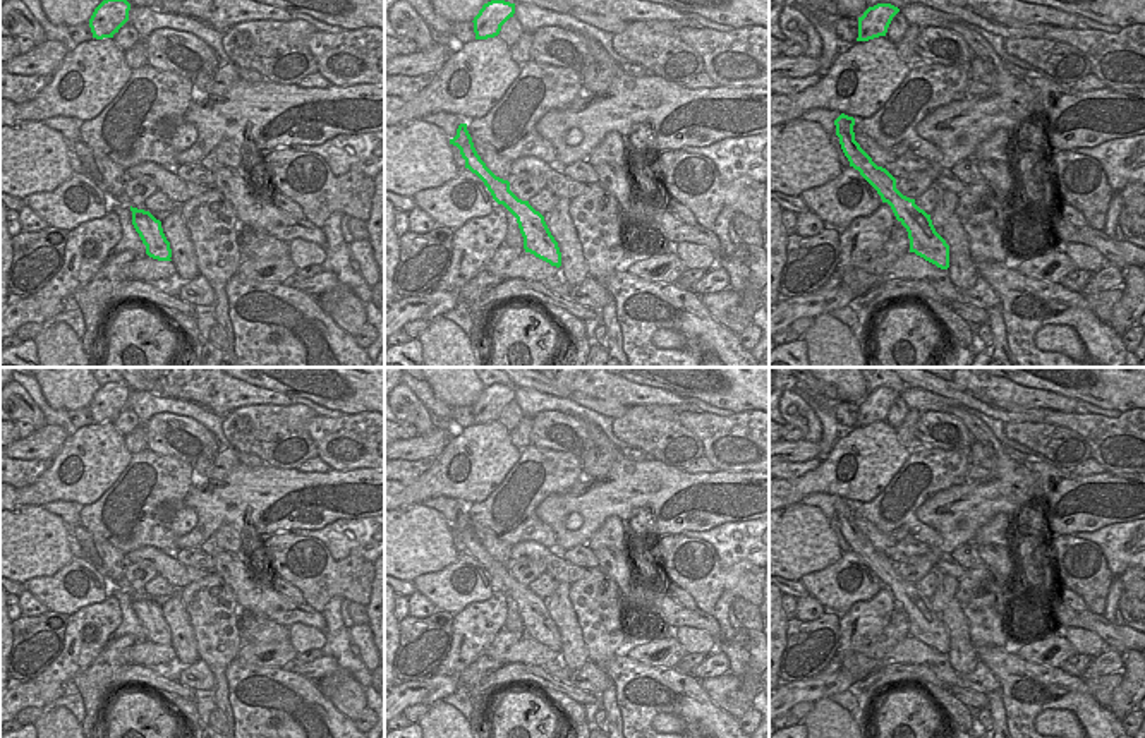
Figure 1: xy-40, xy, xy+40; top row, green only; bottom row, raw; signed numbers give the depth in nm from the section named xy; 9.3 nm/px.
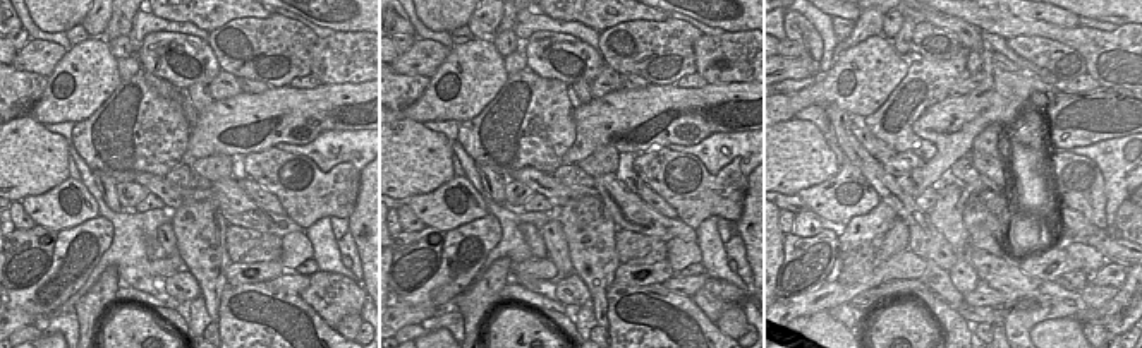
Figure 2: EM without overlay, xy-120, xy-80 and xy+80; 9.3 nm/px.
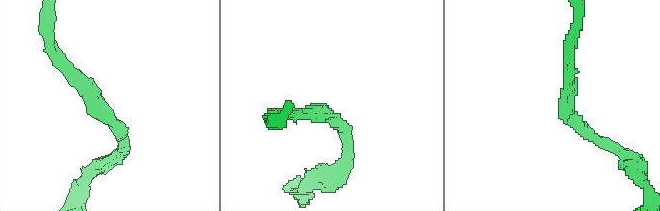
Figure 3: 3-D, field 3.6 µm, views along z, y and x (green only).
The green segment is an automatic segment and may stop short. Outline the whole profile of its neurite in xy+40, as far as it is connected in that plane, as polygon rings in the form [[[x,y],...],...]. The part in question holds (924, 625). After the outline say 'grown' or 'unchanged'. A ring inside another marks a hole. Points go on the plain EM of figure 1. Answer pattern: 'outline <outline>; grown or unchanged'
outline [[[841,498],[836,505],[836,520],[841,534],[850,546],[850,551],[877,575],[882,587],[888,587],[896,604],[906,613],[910,623],[910,637],[924,642],[941,654],[949,652],[949,630],[936,616],[930,599],[915,589],[915,584],[903,580],[896,573],[896,563],[882,551],[877,551],[872,542],[855,525],[855,503]]]; unchanged

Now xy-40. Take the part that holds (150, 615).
outline [[[132,592],[132,609],[146,630],[146,638],[158,645],[172,645],[170,626],[167,625],[161,606],[149,596]]]; unchanged

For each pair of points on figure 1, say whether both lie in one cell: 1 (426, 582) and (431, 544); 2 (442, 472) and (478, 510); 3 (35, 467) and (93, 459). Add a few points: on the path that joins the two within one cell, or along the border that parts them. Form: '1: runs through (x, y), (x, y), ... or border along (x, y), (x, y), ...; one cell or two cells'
1: border along (459, 555), (412, 582); two cells
2: border along (503, 479), (481, 502), (469, 505); two cells
3: border along (52, 460), (30, 484), (18, 488); two cells

